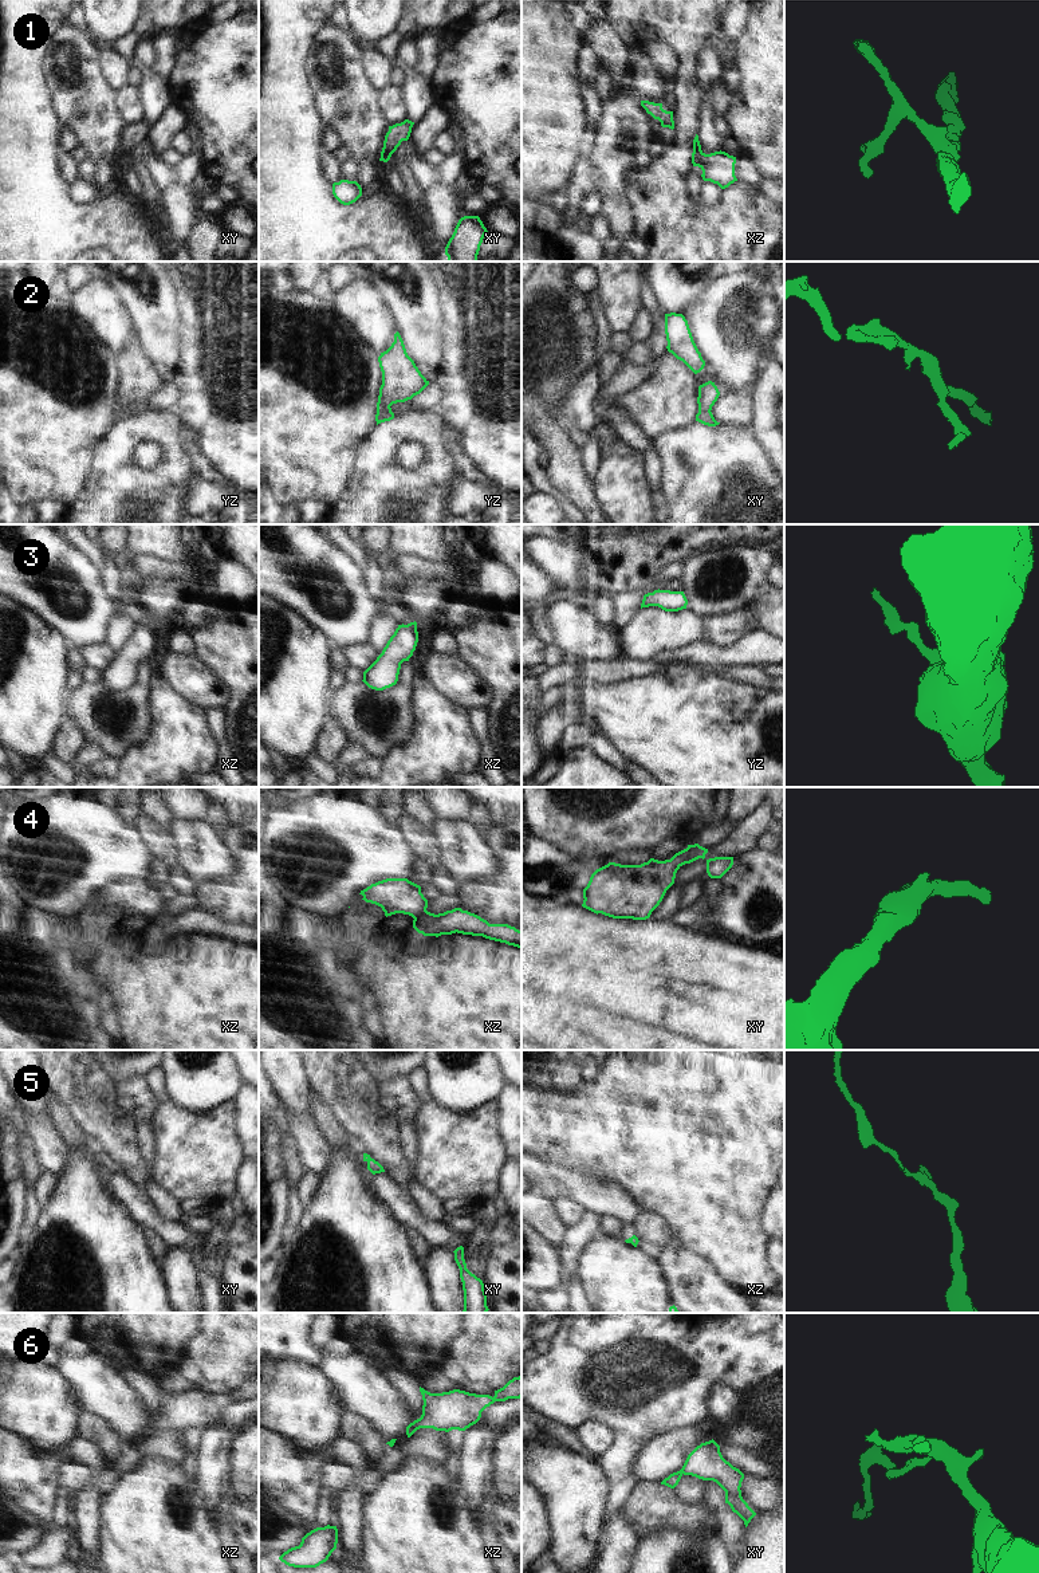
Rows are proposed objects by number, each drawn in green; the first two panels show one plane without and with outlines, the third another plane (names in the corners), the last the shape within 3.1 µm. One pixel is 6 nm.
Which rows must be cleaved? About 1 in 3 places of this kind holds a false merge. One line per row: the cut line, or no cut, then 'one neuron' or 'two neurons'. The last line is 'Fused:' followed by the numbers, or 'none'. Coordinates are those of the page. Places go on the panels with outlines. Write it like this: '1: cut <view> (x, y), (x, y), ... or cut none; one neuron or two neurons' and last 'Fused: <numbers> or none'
1: cut none; one neuron
2: cut none; one neuron
3: cut none; one neuron
4: cut xy (691, 845), (692, 853), (685, 862); two neurons
5: cut none; one neuron
6: cut none; one neuron
Fused: 4

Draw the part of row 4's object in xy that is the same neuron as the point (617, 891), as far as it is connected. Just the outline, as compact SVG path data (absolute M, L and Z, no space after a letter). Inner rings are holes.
M688 845L665 861L650 858L641 865L609 862L591 874L583 889L582 907L613 919L646 920L692 853L693 848Z

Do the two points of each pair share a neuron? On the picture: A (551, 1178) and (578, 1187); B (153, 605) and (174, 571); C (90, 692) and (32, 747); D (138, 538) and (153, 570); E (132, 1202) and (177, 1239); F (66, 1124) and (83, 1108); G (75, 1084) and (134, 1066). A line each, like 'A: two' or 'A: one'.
A: one
B: two
C: two
D: two
E: one
F: two
G: two

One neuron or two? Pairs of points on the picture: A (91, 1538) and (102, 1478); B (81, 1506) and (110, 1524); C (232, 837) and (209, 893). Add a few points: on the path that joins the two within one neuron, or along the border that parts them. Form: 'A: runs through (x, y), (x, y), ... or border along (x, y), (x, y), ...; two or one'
A: border along (78, 1491), (98, 1489), (103, 1494); two
B: border along (102, 1494), (98, 1516), (98, 1549); two
C: runs through (243, 854), (243, 873), (227, 889); one

